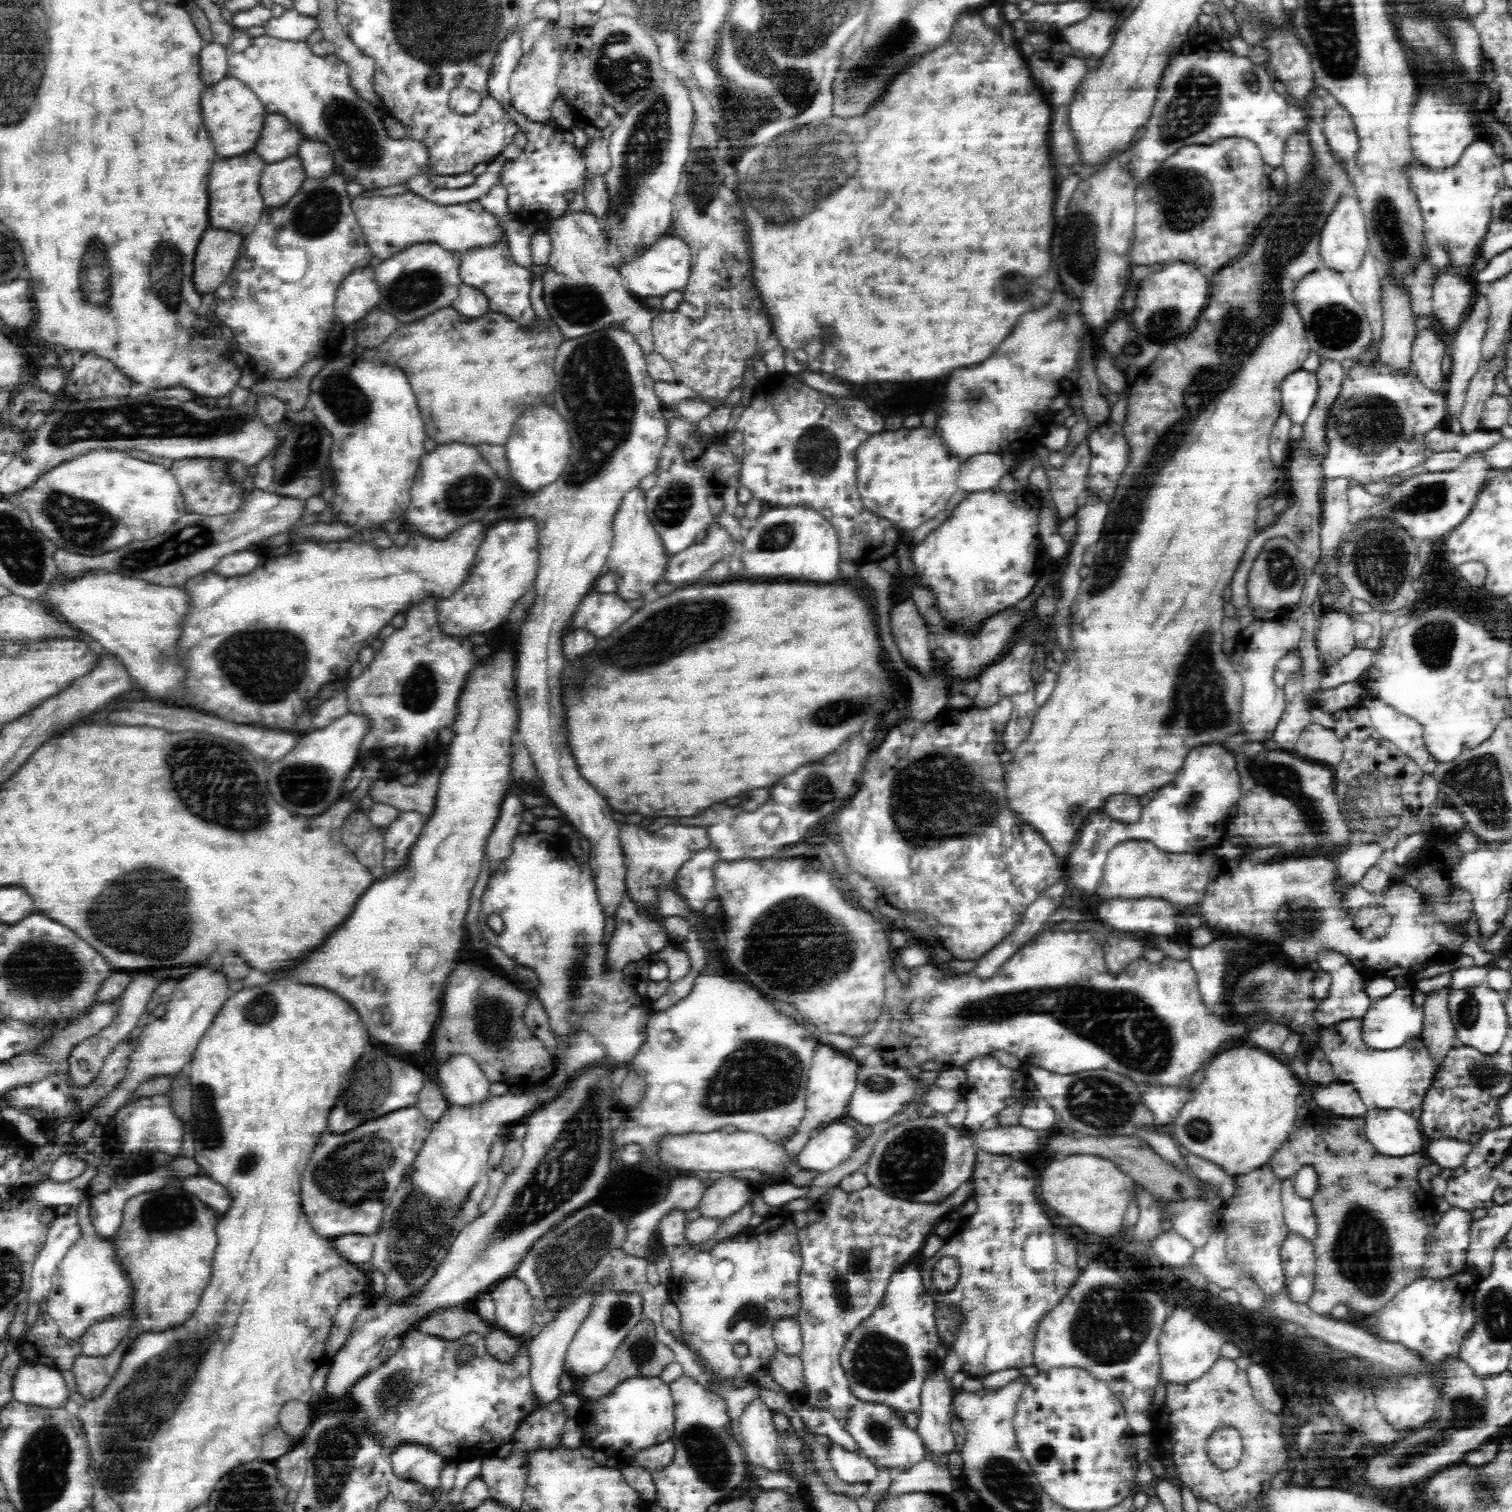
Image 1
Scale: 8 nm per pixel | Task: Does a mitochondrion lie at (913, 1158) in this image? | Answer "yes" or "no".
yes

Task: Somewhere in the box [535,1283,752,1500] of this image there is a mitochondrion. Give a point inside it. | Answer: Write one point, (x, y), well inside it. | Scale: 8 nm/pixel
(706, 1449)

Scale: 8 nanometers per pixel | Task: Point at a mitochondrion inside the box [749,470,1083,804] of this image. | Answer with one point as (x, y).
(835, 712)

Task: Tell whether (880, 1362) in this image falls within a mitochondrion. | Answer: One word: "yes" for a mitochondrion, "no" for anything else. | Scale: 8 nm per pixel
yes

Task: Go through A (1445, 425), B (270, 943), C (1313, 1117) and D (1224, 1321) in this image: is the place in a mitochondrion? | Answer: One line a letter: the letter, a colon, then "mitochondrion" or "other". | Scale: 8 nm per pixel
A: other
B: other
C: other
D: other

